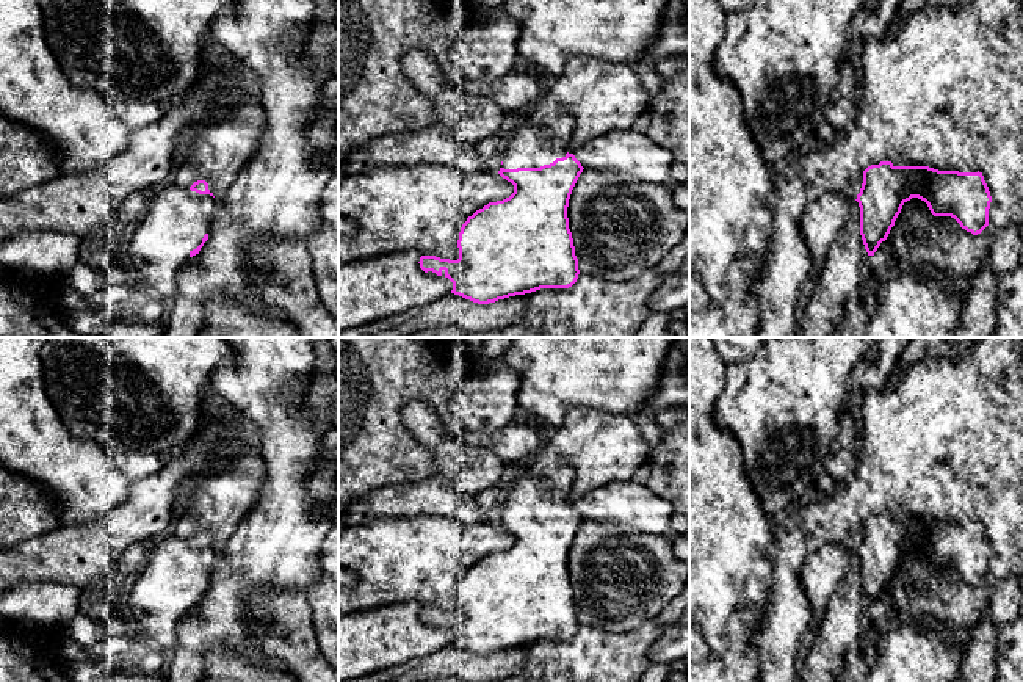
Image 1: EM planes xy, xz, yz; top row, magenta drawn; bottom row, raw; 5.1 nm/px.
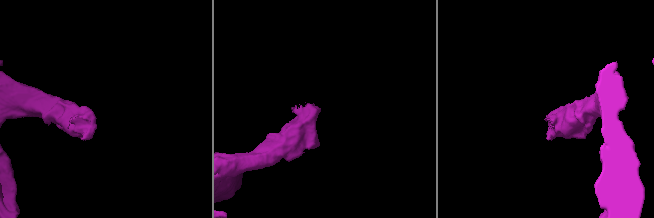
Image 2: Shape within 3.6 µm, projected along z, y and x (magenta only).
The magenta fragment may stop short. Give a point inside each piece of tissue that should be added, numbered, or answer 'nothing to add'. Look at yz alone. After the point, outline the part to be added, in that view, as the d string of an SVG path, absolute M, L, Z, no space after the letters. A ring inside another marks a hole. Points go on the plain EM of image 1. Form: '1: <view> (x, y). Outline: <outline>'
1: yz (823, 569). Outline: M833 544L822 546L807 558L801 572L801 582L813 607L808 630L815 637L819 632L830 594L852 564L860 564L859 553Z

